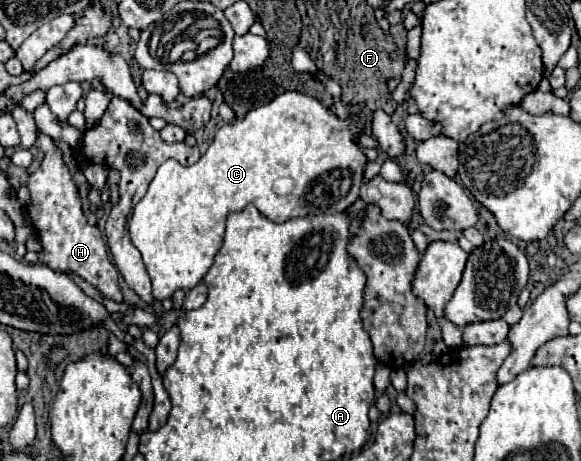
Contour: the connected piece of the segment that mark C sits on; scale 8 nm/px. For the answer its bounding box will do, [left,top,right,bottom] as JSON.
[129,91,367,301]

